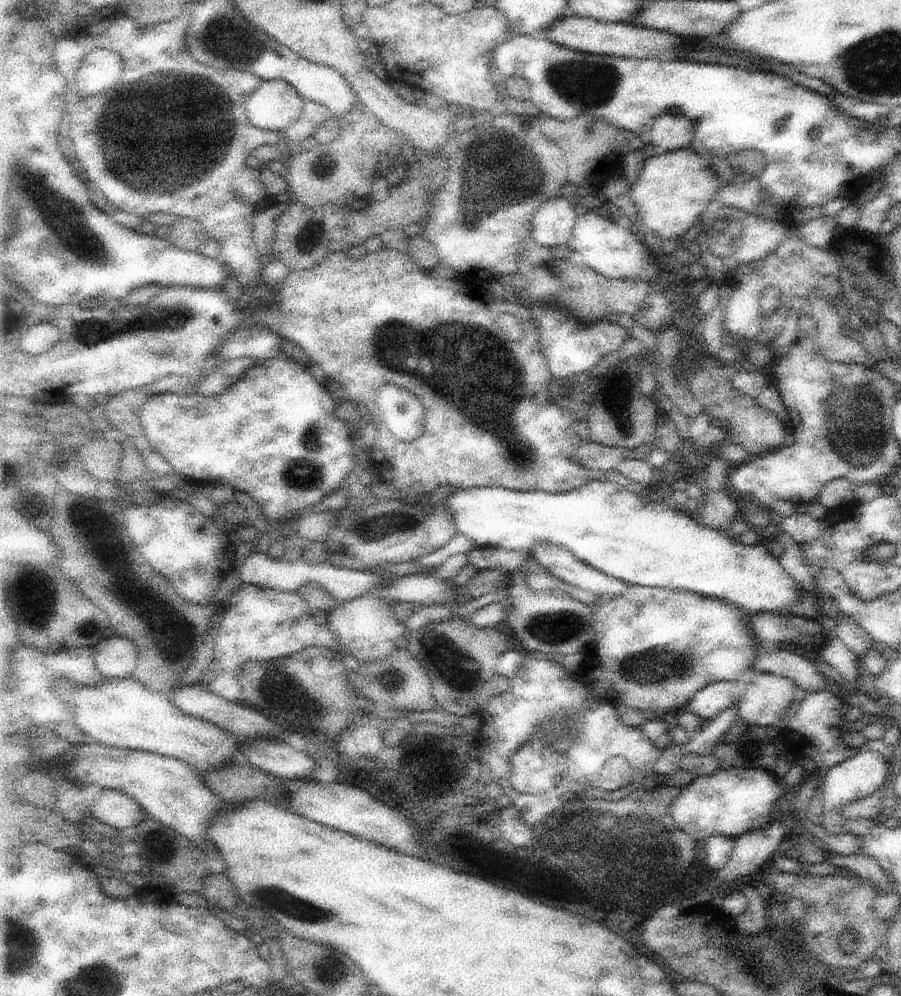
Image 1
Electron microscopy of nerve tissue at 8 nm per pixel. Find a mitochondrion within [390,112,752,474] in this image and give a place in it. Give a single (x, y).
(496, 172)

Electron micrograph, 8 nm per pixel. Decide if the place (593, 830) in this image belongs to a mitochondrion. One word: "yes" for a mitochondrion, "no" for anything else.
yes

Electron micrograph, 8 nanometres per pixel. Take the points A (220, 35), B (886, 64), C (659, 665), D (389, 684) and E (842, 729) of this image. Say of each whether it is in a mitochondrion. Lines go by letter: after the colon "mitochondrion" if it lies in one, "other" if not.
A: mitochondrion
B: mitochondrion
C: mitochondrion
D: mitochondrion
E: other

